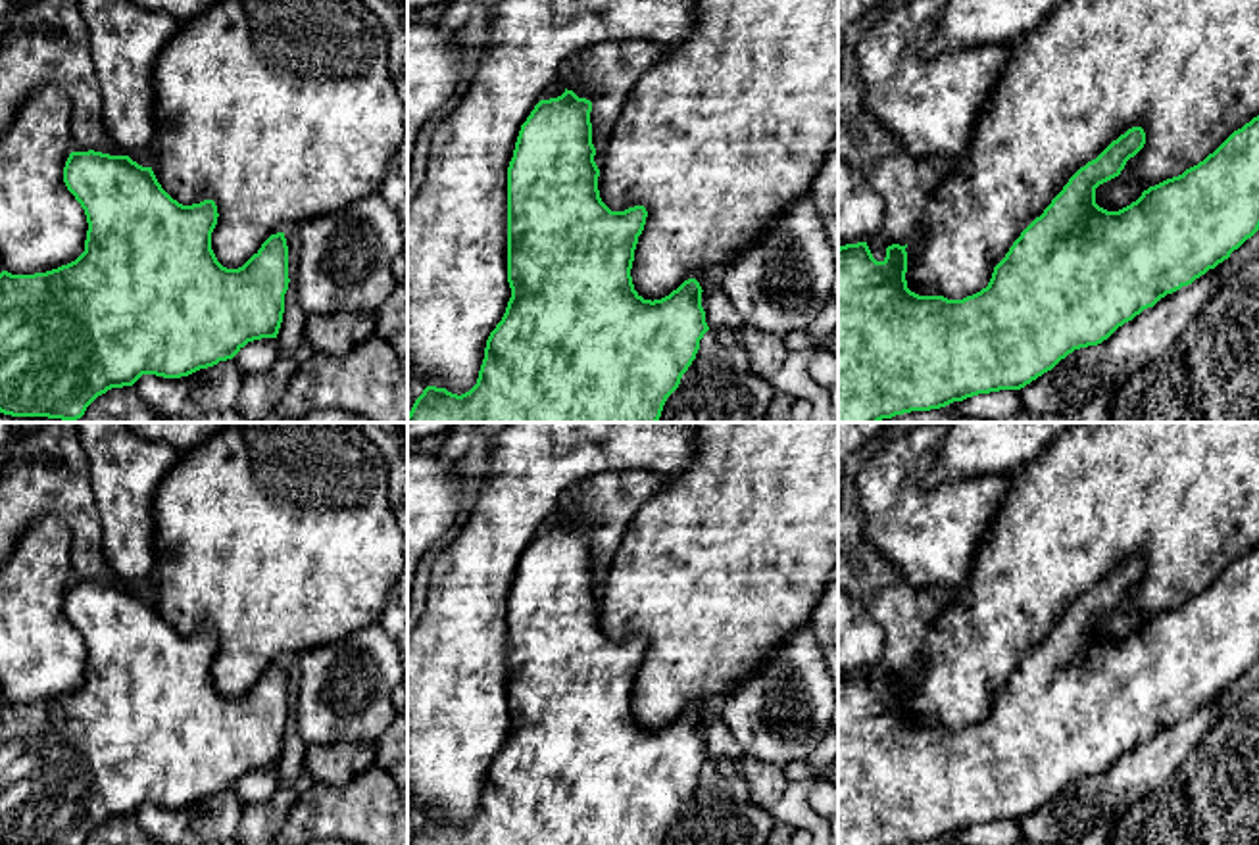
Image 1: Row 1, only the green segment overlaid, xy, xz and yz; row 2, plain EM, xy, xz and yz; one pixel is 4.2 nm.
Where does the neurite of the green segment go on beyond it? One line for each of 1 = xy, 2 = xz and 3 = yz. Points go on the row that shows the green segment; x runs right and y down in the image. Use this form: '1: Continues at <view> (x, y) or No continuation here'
1: No continuation here
2: No continuation here
3: No continuation here

